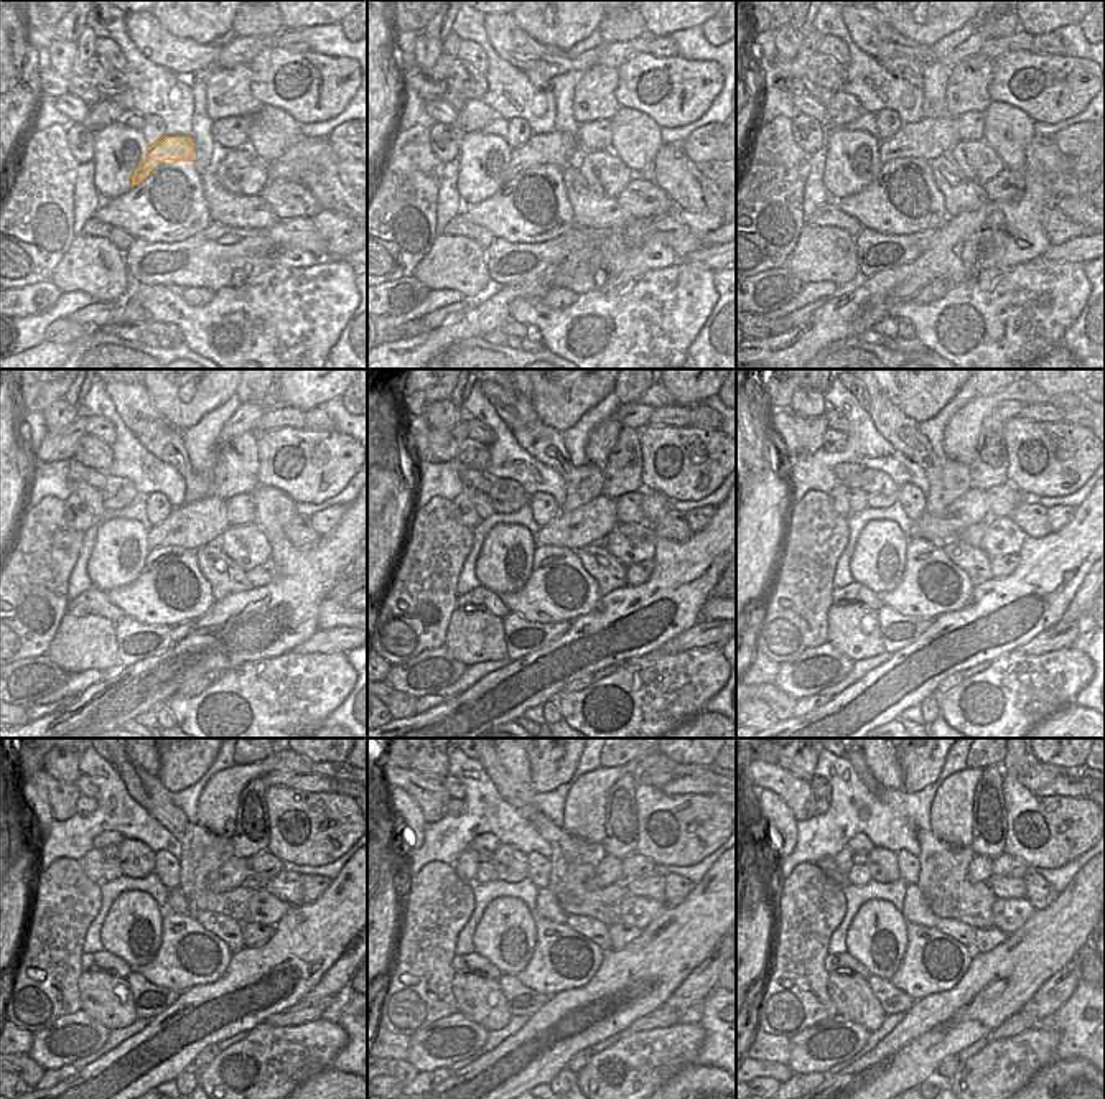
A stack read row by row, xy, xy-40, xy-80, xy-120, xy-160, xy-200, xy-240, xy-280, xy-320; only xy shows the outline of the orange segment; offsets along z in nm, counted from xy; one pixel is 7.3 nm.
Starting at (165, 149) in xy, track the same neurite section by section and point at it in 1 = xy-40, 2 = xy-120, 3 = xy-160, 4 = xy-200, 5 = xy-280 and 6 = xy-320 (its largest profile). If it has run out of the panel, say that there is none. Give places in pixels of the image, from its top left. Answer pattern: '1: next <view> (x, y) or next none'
1: next xy-40 (555, 147)
2: next xy-120 (200, 519)
3: next xy-160 (583, 526)
4: next xy-200 (941, 529)
5: next xy-280 (610, 870)
6: next xy-320 (980, 867)

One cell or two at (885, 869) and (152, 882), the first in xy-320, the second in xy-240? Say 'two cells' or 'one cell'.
two cells

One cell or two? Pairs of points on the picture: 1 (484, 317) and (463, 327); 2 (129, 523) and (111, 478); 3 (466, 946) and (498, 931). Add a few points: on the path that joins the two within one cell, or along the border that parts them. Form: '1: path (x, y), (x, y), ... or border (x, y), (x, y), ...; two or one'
1: path (480, 322), (468, 327); one
2: border (104, 496), (91, 501); two
3: border (486, 907), (473, 936), (473, 951); two

